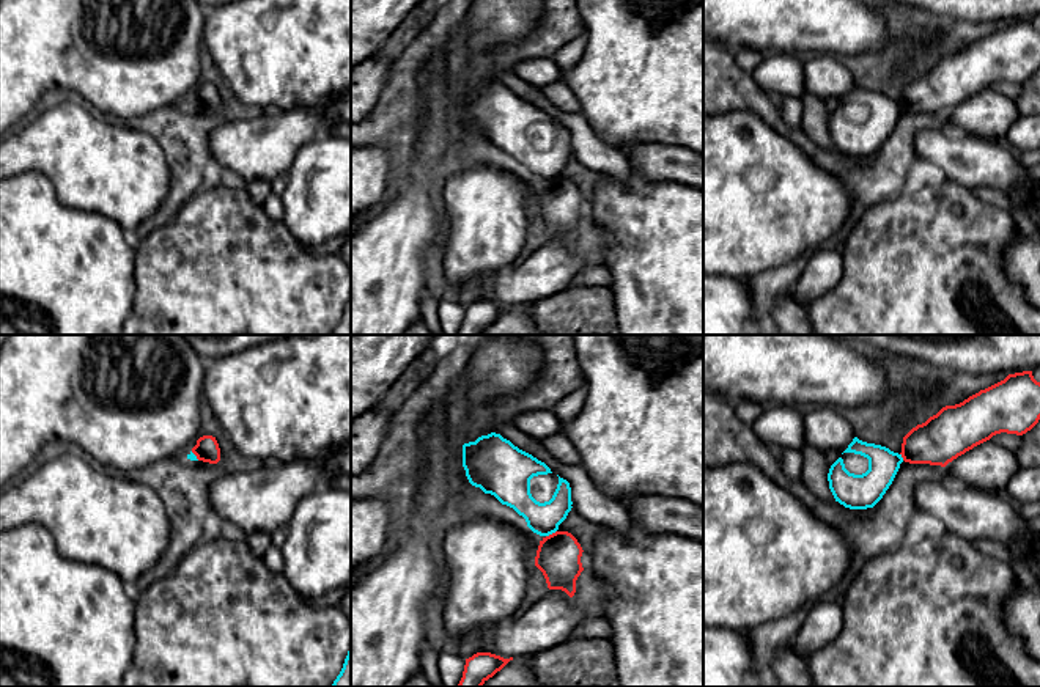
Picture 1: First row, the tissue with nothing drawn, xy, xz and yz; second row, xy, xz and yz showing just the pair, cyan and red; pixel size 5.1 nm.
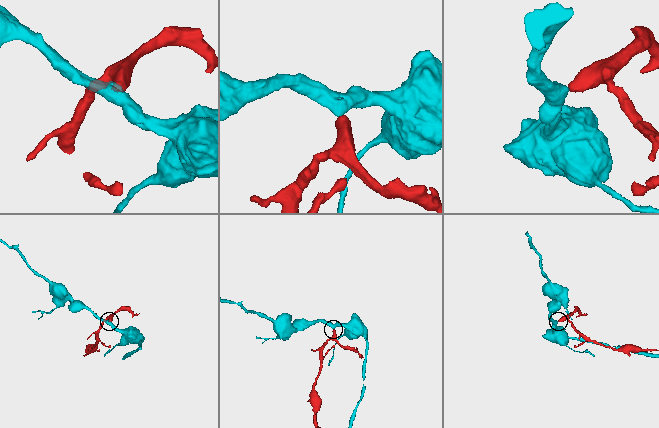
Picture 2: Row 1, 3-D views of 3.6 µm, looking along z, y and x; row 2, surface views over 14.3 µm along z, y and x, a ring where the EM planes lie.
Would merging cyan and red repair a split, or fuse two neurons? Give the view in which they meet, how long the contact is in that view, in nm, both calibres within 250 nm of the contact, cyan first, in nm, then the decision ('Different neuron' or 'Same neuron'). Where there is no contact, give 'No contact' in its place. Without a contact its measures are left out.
Touches cyan in xz. Shared border 70 nm. Thickness 160 nm (cyan) against 220 nm. Different neuron

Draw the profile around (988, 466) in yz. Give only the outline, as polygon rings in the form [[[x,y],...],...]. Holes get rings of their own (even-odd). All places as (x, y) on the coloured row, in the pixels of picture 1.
[[[987,440],[949,462],[944,472],[952,483],[990,492],[1005,492],[1018,468],[1015,451]]]

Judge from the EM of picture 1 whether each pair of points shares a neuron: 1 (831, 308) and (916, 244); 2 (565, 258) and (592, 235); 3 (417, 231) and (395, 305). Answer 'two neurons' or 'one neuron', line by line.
1: one neuron
2: one neuron
3: one neuron

